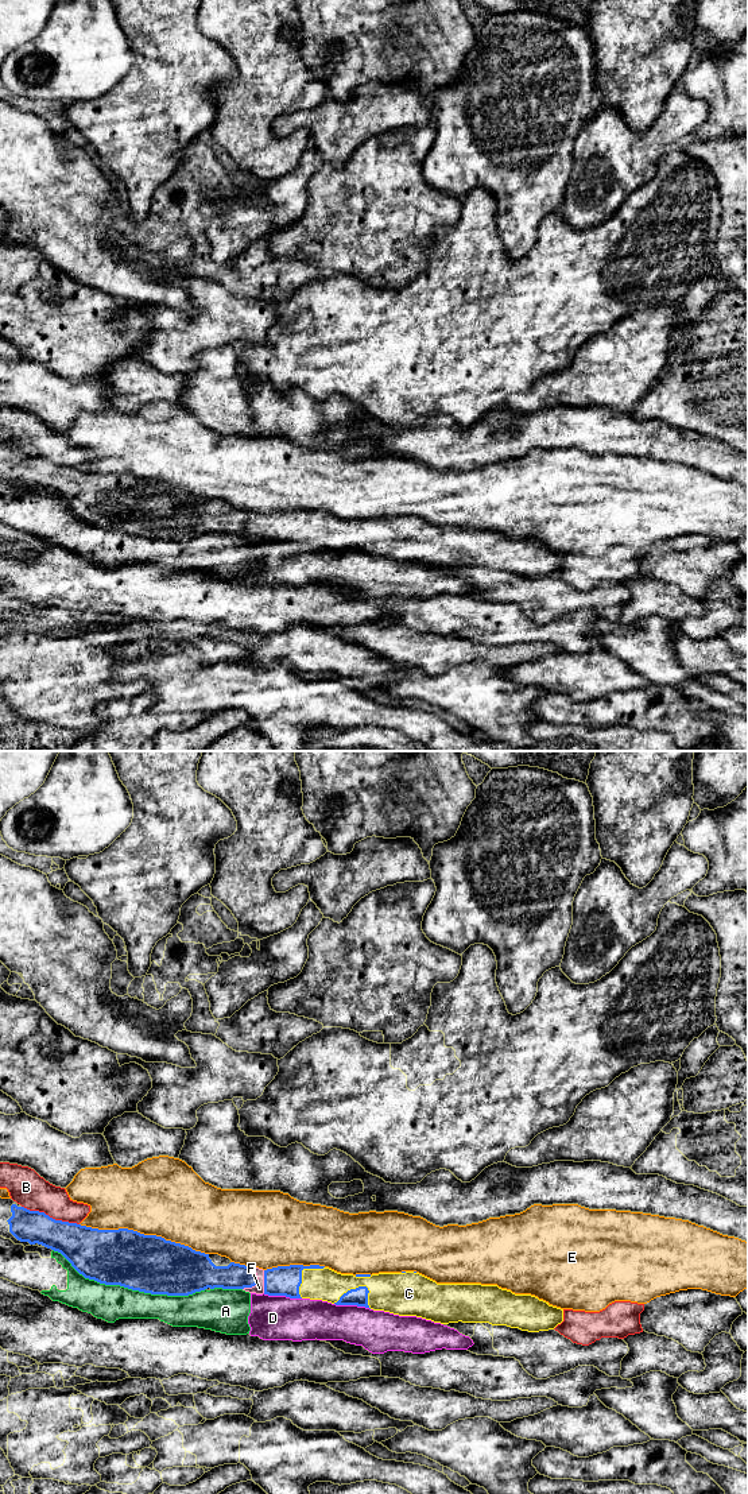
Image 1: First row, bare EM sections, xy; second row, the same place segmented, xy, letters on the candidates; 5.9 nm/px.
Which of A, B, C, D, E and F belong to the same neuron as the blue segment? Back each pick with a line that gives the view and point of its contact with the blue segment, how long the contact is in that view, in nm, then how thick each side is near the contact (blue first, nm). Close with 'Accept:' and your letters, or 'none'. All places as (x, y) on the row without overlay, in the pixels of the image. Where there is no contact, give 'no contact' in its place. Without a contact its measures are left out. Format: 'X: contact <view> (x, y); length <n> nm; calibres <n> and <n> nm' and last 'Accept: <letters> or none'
C: contact xy (351, 534); length 240 nm; calibres 110 and 240 nm
F: contact xy (256, 527); length 150 nm; calibres 160 and 60 nm
Accept: C, F

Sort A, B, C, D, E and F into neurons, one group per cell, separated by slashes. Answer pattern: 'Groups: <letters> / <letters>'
Groups: A D / B / C F / E

